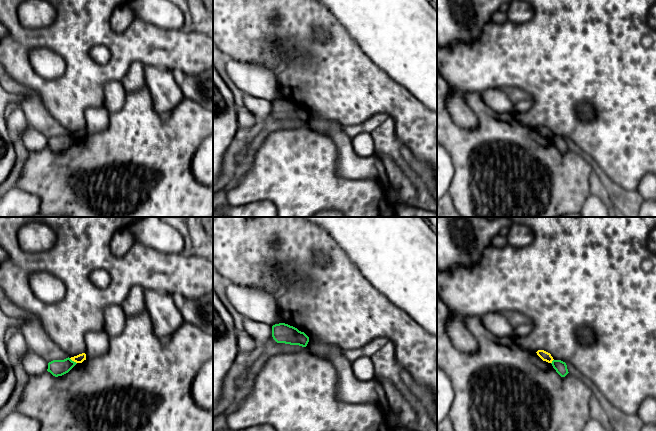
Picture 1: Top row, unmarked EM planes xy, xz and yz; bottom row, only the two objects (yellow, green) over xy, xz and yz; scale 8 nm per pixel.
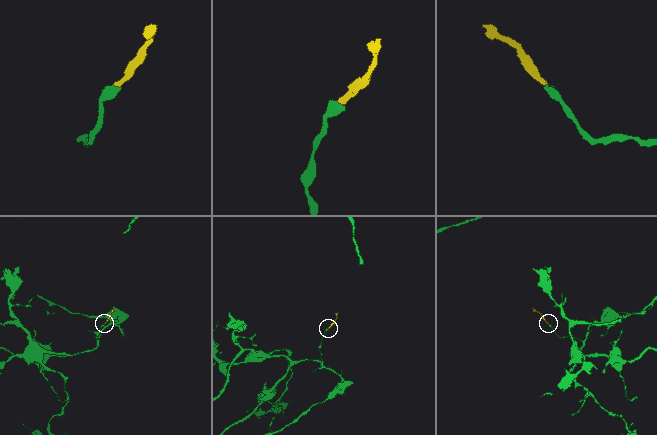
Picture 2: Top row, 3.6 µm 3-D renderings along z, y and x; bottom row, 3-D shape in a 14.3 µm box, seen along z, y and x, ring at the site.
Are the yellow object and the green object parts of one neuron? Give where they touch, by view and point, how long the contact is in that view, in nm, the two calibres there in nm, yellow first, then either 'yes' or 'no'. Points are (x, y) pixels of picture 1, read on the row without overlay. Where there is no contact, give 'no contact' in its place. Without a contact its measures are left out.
xy (73, 136) | 80 nm | 70/130 nm | no

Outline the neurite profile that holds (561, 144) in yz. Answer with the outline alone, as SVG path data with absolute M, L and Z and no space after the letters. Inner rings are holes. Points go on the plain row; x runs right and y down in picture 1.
M553 136L551 140L561 153L565 153L569 149L565 138L561 136Z

